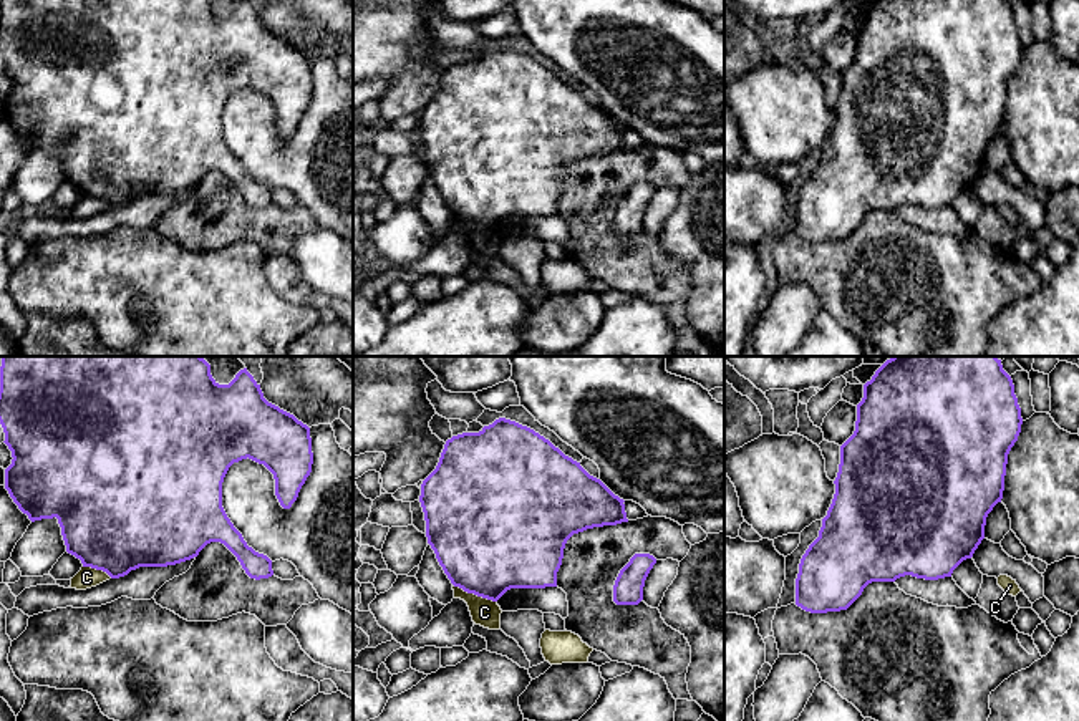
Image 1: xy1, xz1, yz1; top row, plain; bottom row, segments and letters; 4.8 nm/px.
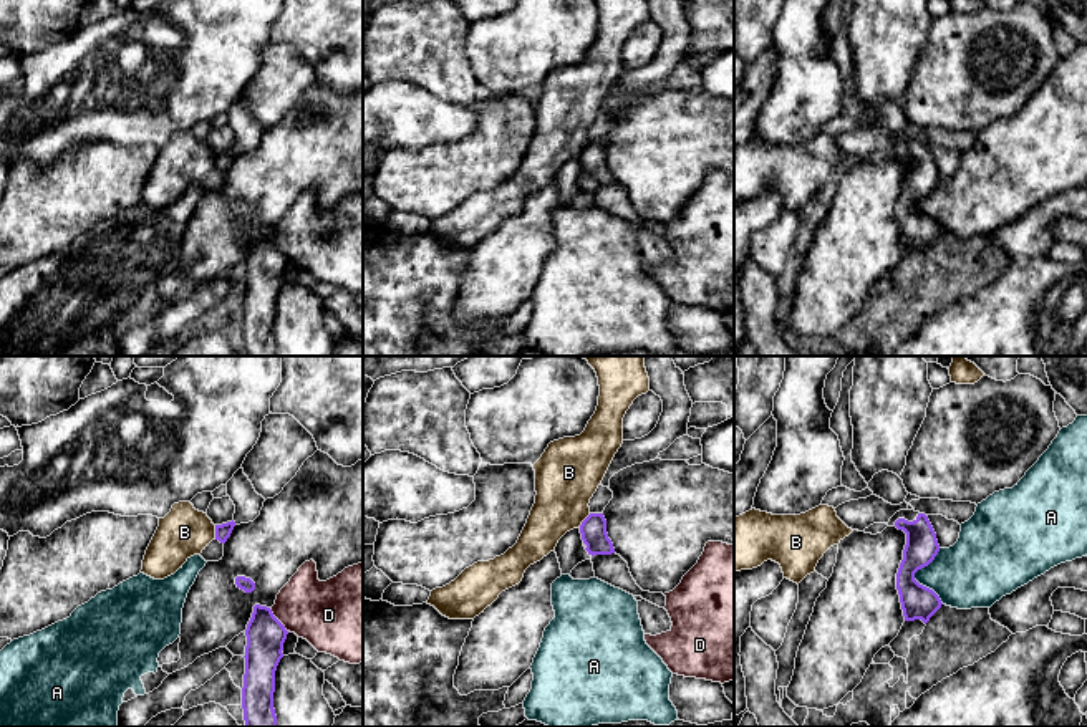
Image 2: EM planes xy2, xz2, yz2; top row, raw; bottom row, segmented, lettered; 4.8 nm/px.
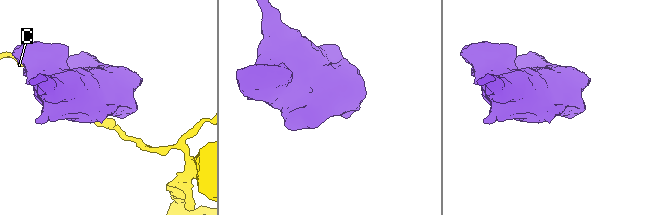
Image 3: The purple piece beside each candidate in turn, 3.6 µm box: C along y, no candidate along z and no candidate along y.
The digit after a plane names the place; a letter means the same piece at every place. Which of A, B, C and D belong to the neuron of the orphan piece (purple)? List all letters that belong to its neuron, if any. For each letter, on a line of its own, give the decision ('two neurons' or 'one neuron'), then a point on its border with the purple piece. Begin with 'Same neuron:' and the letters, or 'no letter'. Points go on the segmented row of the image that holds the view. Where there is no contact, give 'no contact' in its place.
Same neuron: no letter
A: two neurons; meets purple in yz2 at (913, 577)
B: two neurons; meets purple in xy2 at (216, 532)
C: two neurons; meets purple in xz1 at (474, 594)
D: two neurons; meets purple in xy2 at (279, 621)

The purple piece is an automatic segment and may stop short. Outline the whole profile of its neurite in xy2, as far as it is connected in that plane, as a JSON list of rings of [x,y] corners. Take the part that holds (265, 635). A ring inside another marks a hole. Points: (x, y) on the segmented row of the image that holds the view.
[[[255,604],[245,636],[242,709],[245,727],[277,727],[275,671],[288,631],[267,606]]]

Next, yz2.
[[[915,510],[896,512],[888,527],[896,527],[906,533],[903,560],[896,573],[896,590],[905,621],[921,619],[925,624],[941,608],[940,596],[920,585],[915,573],[928,566],[940,551],[936,533],[925,513]]]

